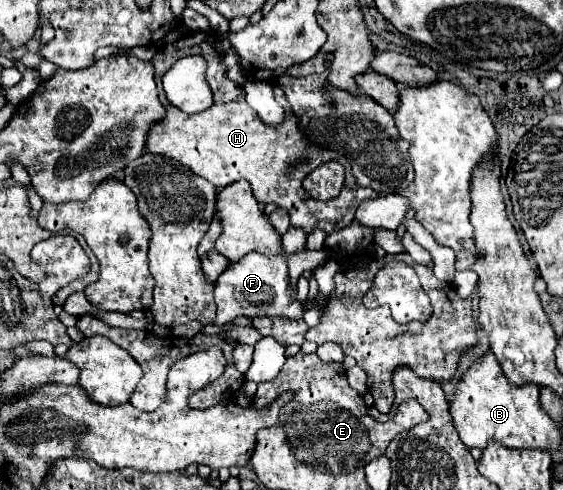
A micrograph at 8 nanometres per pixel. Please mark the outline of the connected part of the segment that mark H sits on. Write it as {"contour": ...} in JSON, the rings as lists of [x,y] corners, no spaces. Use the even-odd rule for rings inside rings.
{"contour":[[[211,34],[199,46],[179,48],[177,44],[165,44],[157,50],[155,58],[151,60],[155,66],[157,86],[161,86],[163,74],[179,58],[191,56],[191,54],[203,56],[209,64],[207,82],[209,82],[211,92],[213,92],[213,106],[205,112],[199,112],[199,114],[185,114],[185,112],[179,112],[177,108],[173,108],[167,102],[165,92],[159,88],[159,98],[163,104],[167,104],[165,106],[167,116],[163,122],[159,122],[151,128],[149,138],[147,138],[147,150],[151,154],[161,154],[161,156],[169,156],[169,158],[183,162],[195,174],[207,178],[217,188],[225,188],[231,182],[237,182],[241,178],[249,180],[249,184],[253,188],[253,196],[261,204],[273,202],[279,208],[285,208],[291,216],[291,224],[295,228],[305,230],[307,234],[315,228],[321,228],[323,232],[331,234],[331,232],[337,232],[337,230],[349,226],[355,220],[357,206],[363,200],[379,198],[379,194],[371,188],[361,190],[355,184],[355,178],[351,174],[351,164],[347,158],[343,158],[341,154],[335,154],[335,150],[323,150],[323,146],[315,146],[307,140],[307,136],[299,130],[299,118],[295,118],[295,114],[291,112],[291,108],[285,100],[285,94],[279,86],[275,86],[275,94],[277,94],[277,100],[283,102],[283,106],[287,110],[285,122],[279,126],[265,126],[259,120],[259,116],[255,114],[255,110],[247,104],[243,88],[239,88],[237,84],[233,84],[225,76],[225,66],[221,62],[223,58],[215,50],[215,46],[213,46],[215,42],[217,42],[217,34]],[[329,160],[337,160],[339,164],[343,164],[347,168],[347,180],[345,180],[343,192],[337,198],[333,198],[329,202],[319,202],[319,200],[313,200],[303,190],[301,180],[309,172],[313,172],[317,166],[321,166]]]}

